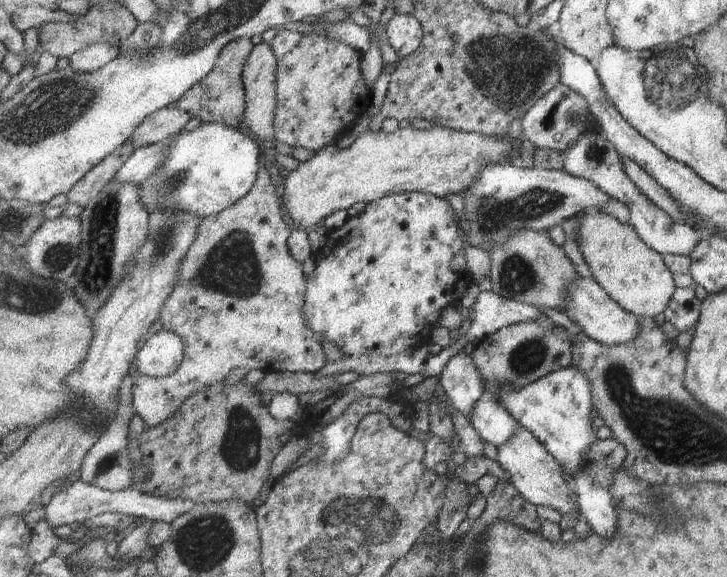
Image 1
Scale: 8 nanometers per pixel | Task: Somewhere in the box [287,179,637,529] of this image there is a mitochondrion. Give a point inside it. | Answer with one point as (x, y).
(539, 204)

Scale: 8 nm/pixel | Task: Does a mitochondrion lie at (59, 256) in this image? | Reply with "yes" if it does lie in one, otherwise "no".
yes

